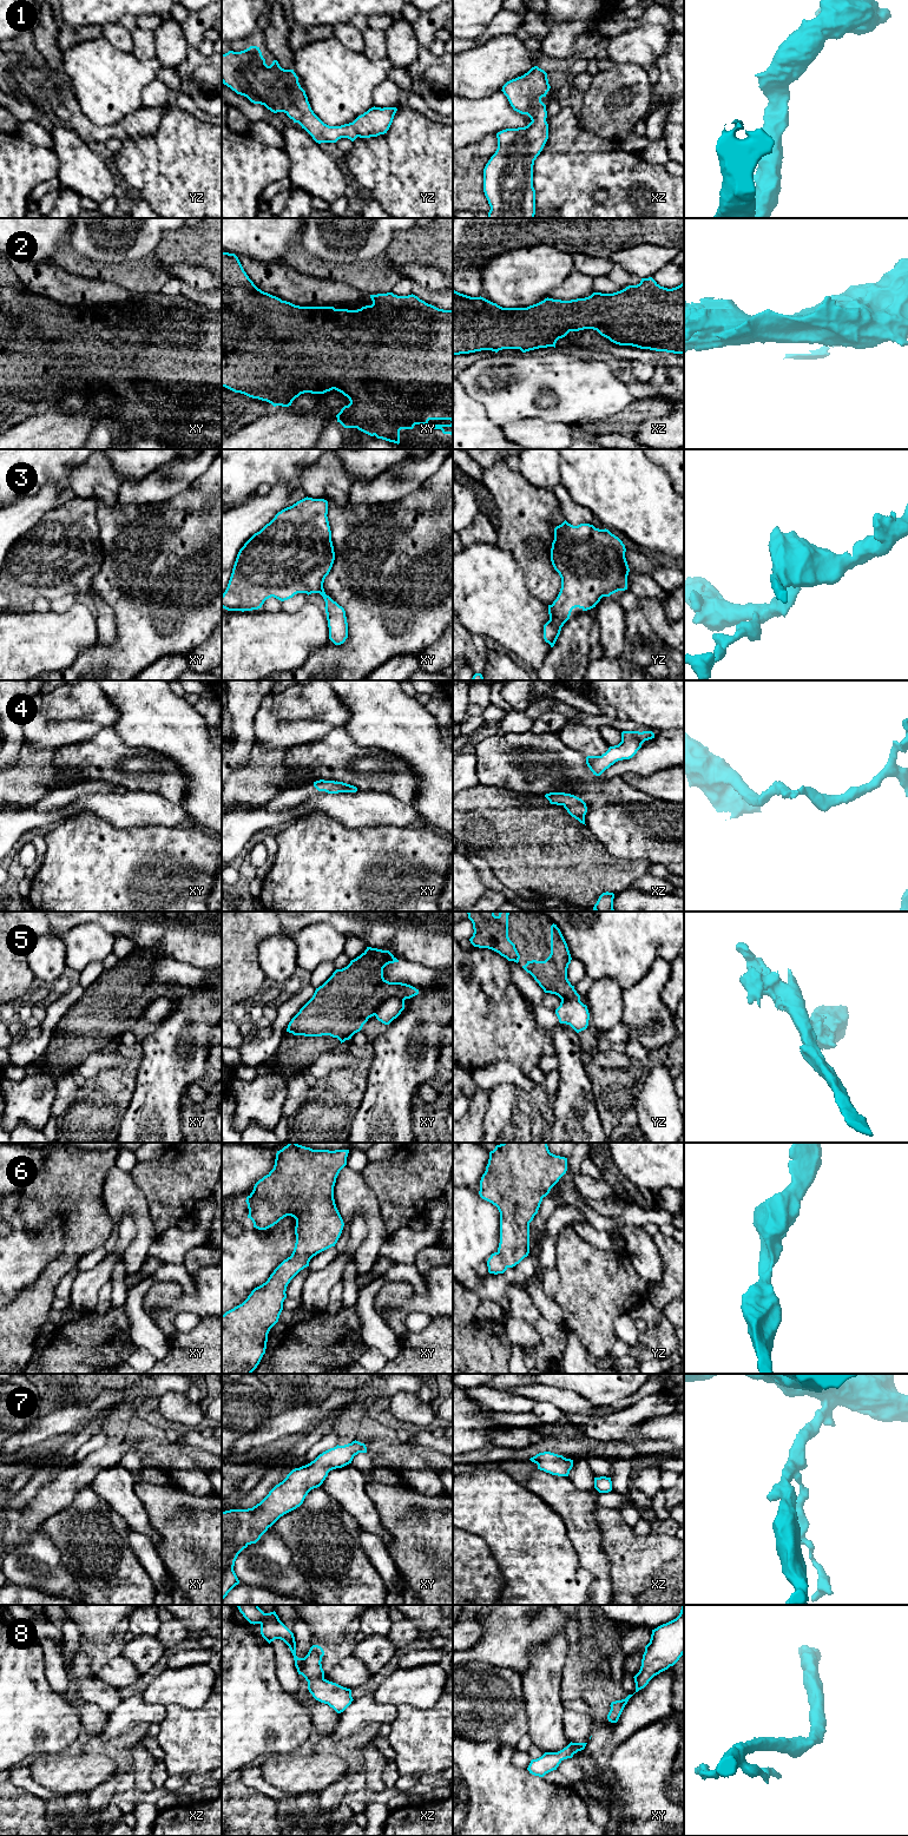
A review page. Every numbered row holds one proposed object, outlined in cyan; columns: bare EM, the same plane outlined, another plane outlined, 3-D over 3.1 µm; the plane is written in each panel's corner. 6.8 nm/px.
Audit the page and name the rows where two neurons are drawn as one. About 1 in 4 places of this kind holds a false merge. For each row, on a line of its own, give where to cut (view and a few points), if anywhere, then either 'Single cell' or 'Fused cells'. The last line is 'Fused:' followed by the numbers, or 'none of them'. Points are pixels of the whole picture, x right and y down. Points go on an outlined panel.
1: No split. Single cell
2: No split. Single cell
3: No split. Single cell
4: No split. Single cell
5: Split along xy (403, 999), (396, 997), (388, 998), (374, 1014). Fused cells
6: No split. Single cell
7: No split. Single cell
8: No split. Single cell
Fused: 5

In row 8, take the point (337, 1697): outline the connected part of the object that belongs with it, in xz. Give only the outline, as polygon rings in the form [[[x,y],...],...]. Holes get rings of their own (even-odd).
[[[236,1605],[250,1624],[261,1625],[262,1637],[270,1644],[275,1639],[283,1640],[290,1649],[298,1674],[308,1682],[308,1690],[312,1697],[328,1704],[337,1713],[343,1712],[354,1700],[351,1690],[324,1678],[322,1657],[324,1651],[318,1645],[312,1645],[304,1658],[296,1656],[294,1633],[279,1620],[276,1612],[264,1613],[258,1605]]]

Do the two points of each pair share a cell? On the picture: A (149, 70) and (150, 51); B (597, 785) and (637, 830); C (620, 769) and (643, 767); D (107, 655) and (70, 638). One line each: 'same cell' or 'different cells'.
A: different cells
B: same cell
C: same cell
D: different cells

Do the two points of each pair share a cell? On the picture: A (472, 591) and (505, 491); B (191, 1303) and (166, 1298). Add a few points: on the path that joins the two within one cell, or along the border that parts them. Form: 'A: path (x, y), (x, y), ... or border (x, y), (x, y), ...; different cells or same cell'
A: border (497, 543), (517, 563); different cells
B: border (182, 1291), (169, 1304), (155, 1304), (151, 1315); different cells

